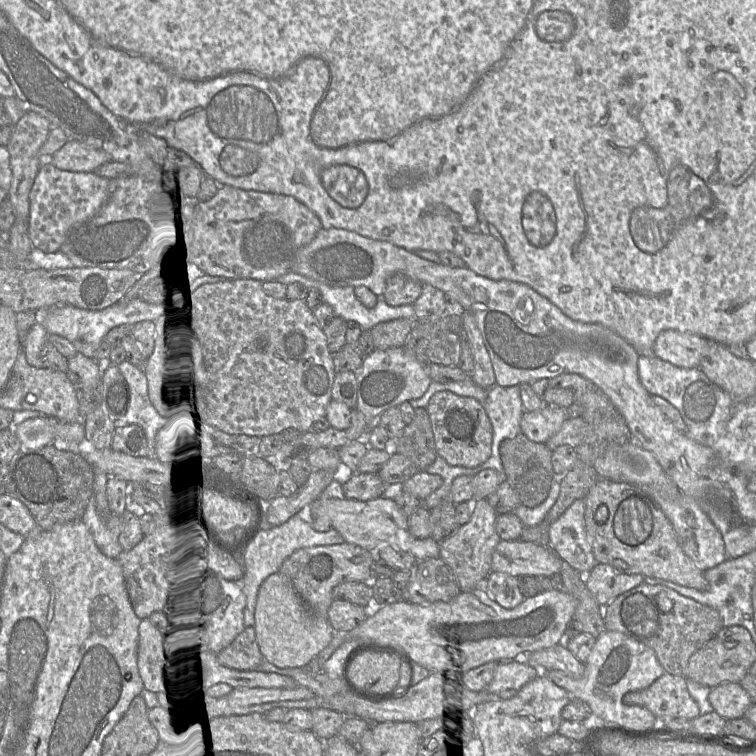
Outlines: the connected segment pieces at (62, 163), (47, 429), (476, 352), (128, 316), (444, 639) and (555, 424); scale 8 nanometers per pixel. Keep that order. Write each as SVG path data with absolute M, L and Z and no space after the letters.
M69 140L52 156L50 163L64 171L94 172L109 161L109 155L103 150Z
M53 417L30 418L15 428L23 449L39 449L52 444L56 436L56 424Z
M464 309L462 318L465 340L470 345L474 359L474 370L471 373L472 381L481 388L492 388L496 385L495 372L475 317L473 313Z
M193 283L186 287L178 297L168 303L151 304L139 298L122 300L108 308L99 311L84 310L73 306L56 306L36 311L36 322L40 323L48 334L57 334L73 343L78 353L94 358L95 352L104 340L106 334L120 325L135 325L142 321L155 321L166 313L179 310L181 305L193 294L199 292L201 283Z
M484 586L476 588L470 592L461 592L458 596L456 596L455 598L453 598L448 602L439 601L439 602L433 602L430 604L413 604L405 600L401 600L393 604L385 605L383 608L381 608L377 612L370 612L370 615L366 617L365 621L362 624L360 624L355 629L349 632L334 633L334 636L330 644L325 649L323 649L315 659L313 659L309 663L309 669L311 670L311 672L320 672L320 670L322 670L323 668L324 663L331 657L333 652L341 644L350 640L361 640L362 642L357 644L350 652L390 651L400 656L406 662L415 662L419 664L420 666L426 668L430 673L435 673L437 675L445 676L445 677L455 677L464 671L475 669L489 662L494 662L494 661L504 662L504 661L511 661L511 660L515 661L514 658L520 653L532 653L535 651L548 649L559 644L559 641L566 629L567 624L572 618L574 618L575 610L576 610L575 599L570 594L563 591L556 590L556 589L543 591L534 597L524 598L523 602L513 609L505 609L502 606L500 606L495 600L493 600L493 598L487 592Z
M545 405L535 411L525 411L520 422L521 433L533 442L546 443L568 419L566 409Z

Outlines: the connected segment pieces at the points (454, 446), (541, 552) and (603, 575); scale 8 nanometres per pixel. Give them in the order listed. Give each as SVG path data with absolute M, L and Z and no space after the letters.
M441 391L430 398L426 410L436 452L449 465L475 468L489 459L492 453L493 427L481 402L472 397Z
M520 539L501 540L492 554L492 571L514 577L551 577L561 567L562 560L547 547Z
M597 563L585 576L585 584L588 590L600 606L606 606L619 595L637 587L645 581L642 574L624 574L609 564Z

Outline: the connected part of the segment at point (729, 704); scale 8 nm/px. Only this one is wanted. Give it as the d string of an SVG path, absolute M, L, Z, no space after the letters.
M725 682L712 688L708 700L714 711L726 720L742 718L752 704L747 691L739 683L733 682Z

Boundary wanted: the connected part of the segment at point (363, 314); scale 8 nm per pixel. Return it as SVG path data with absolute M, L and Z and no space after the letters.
M308 277L303 285L317 290L321 301L332 307L335 317L358 323L362 331L381 322L416 319L413 304L389 306L383 296L376 296L366 286L329 286Z

